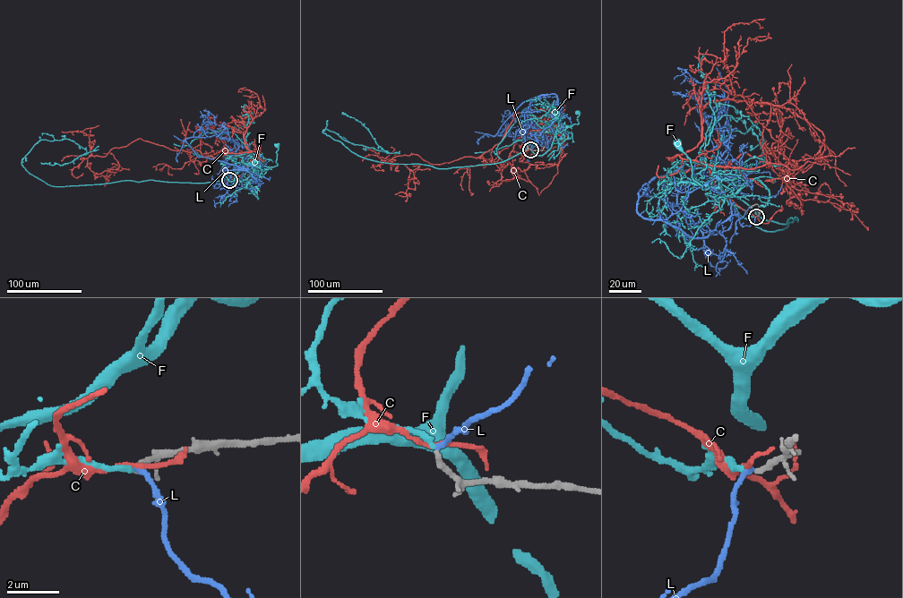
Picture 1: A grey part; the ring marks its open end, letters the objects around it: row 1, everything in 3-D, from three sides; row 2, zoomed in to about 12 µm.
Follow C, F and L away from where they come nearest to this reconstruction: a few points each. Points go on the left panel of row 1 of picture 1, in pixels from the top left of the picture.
C: (229, 180), (258, 153), (211, 158), (137, 139), (89, 157), (98, 174), (120, 166), (103, 153)
F: (229, 180), (226, 179), (241, 171), (253, 172), (257, 166), (277, 166), (276, 145)
L: (229, 180), (242, 179), (248, 189), (258, 185), (245, 169), (198, 157), (186, 141), (215, 122), (208, 115)

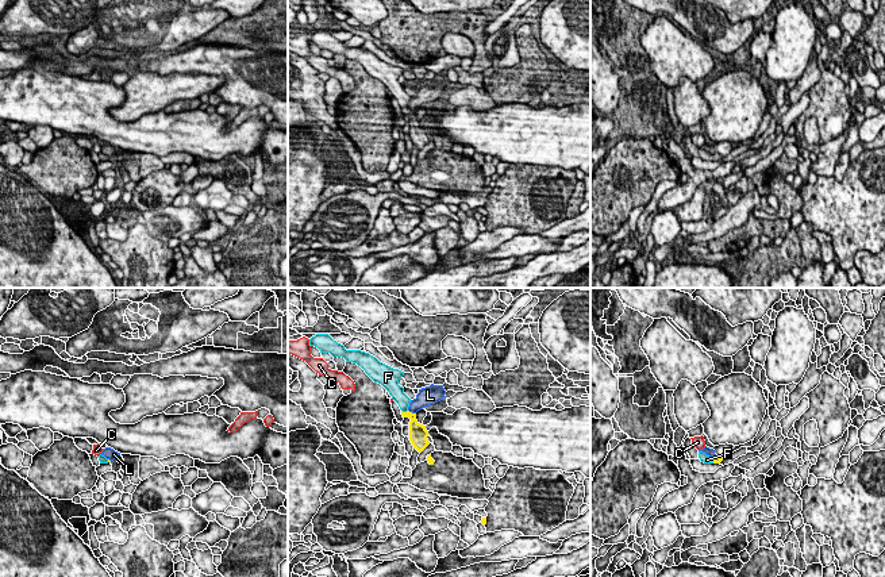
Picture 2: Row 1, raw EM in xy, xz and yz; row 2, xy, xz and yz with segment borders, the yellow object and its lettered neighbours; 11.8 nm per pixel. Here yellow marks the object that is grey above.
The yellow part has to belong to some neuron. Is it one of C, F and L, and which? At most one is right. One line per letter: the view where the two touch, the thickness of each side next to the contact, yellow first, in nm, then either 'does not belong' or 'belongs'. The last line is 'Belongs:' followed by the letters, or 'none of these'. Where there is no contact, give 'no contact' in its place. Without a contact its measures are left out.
C: no contact; does not belong
F: contact in xz; calibres 160 and 160 nm; belongs
L: contact in xz; calibres 200 and 200 nm; does not belong
Belongs: F

